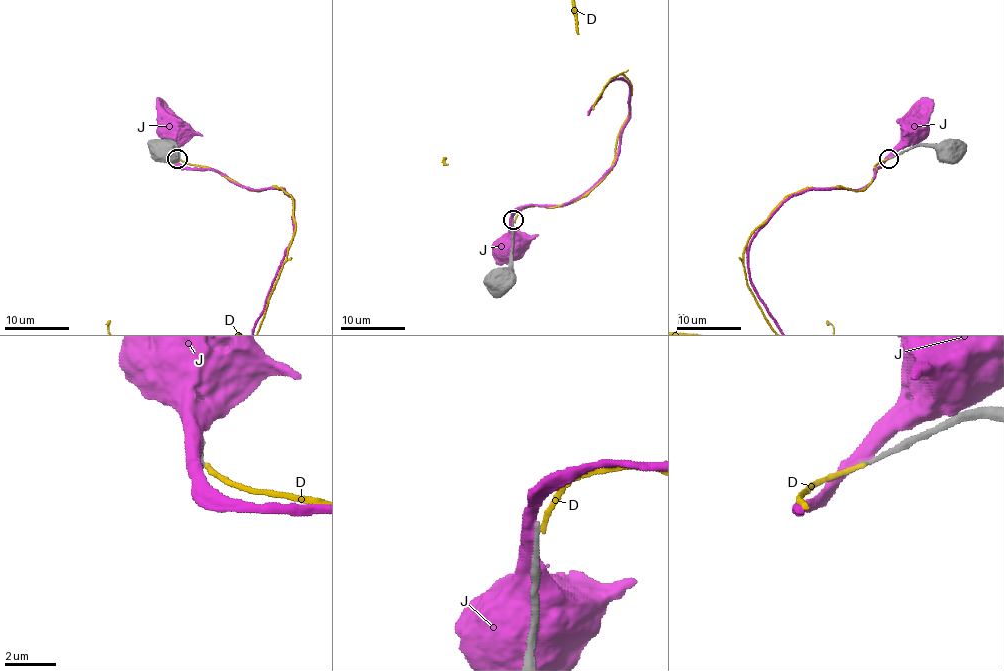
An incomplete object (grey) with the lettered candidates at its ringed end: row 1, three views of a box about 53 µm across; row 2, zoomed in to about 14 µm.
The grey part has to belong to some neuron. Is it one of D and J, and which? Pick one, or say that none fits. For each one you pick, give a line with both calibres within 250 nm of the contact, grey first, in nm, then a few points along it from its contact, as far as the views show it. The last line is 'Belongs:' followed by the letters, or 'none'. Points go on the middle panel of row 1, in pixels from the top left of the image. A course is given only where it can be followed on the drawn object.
Belongs: none

